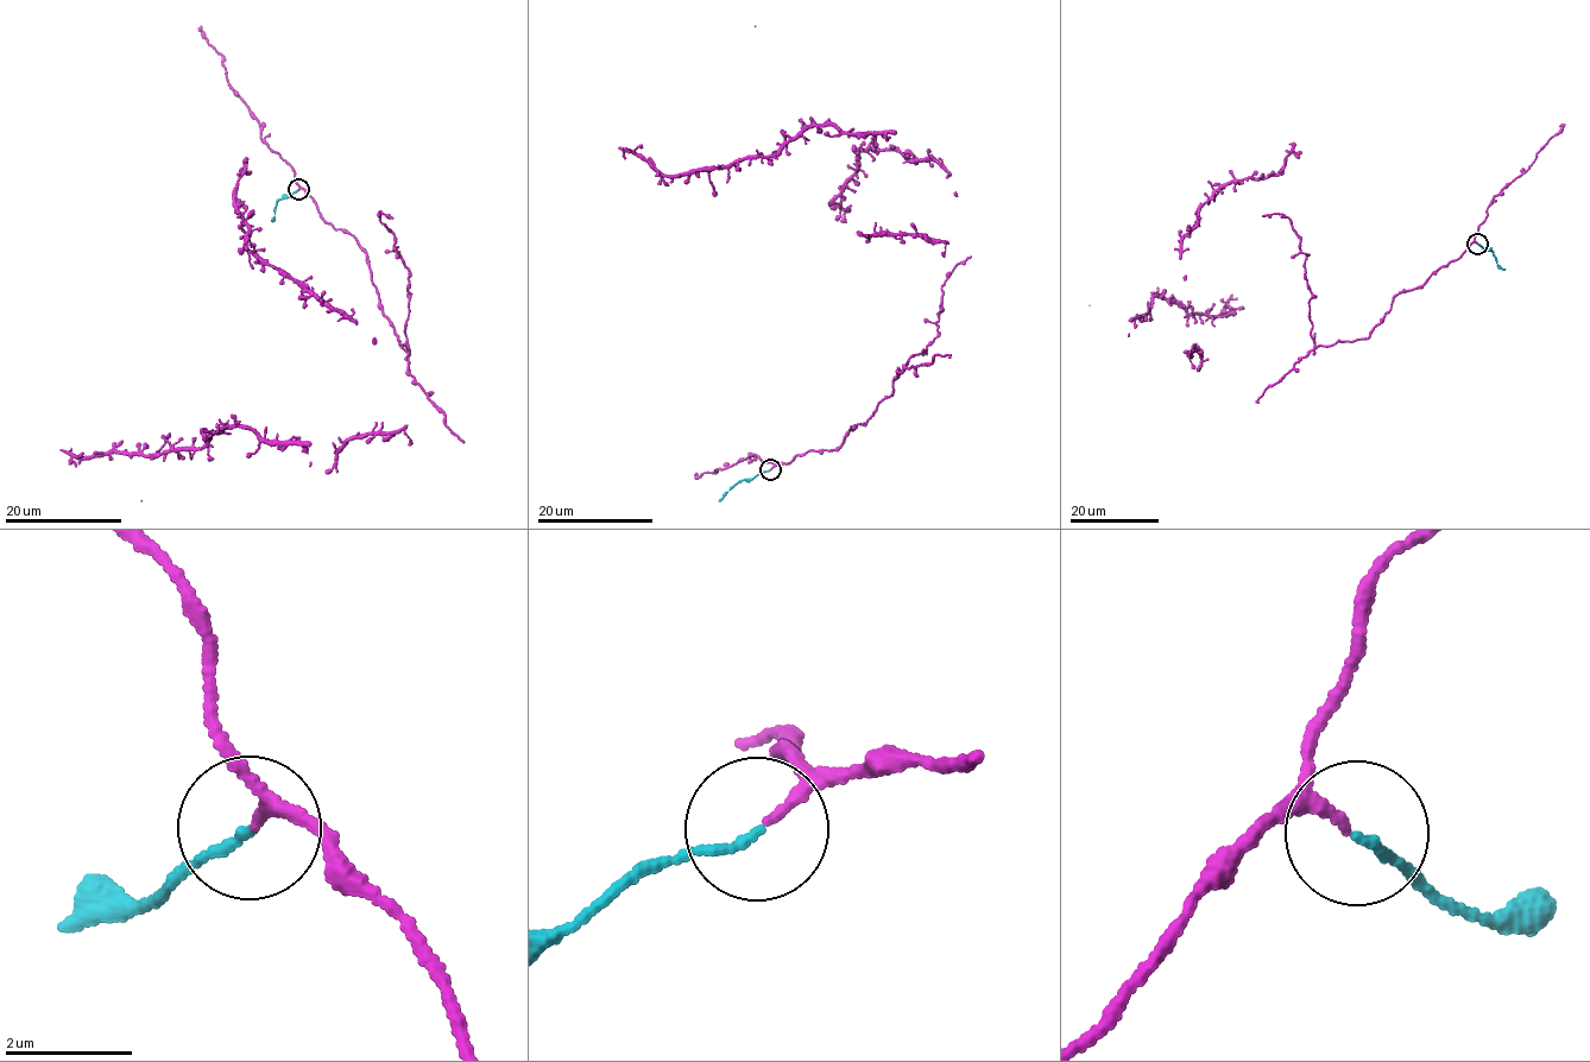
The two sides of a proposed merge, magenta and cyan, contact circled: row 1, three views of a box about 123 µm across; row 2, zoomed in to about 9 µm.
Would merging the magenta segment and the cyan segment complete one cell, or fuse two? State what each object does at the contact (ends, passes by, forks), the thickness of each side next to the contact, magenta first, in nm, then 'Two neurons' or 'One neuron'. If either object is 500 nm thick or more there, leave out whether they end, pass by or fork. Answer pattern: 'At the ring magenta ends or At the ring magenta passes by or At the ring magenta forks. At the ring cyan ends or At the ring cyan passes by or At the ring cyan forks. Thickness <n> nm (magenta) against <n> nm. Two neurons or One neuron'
At the ring magenta passes by. At the ring cyan ends. Thickness 120 nm (magenta) against 130 nm. One neuron

